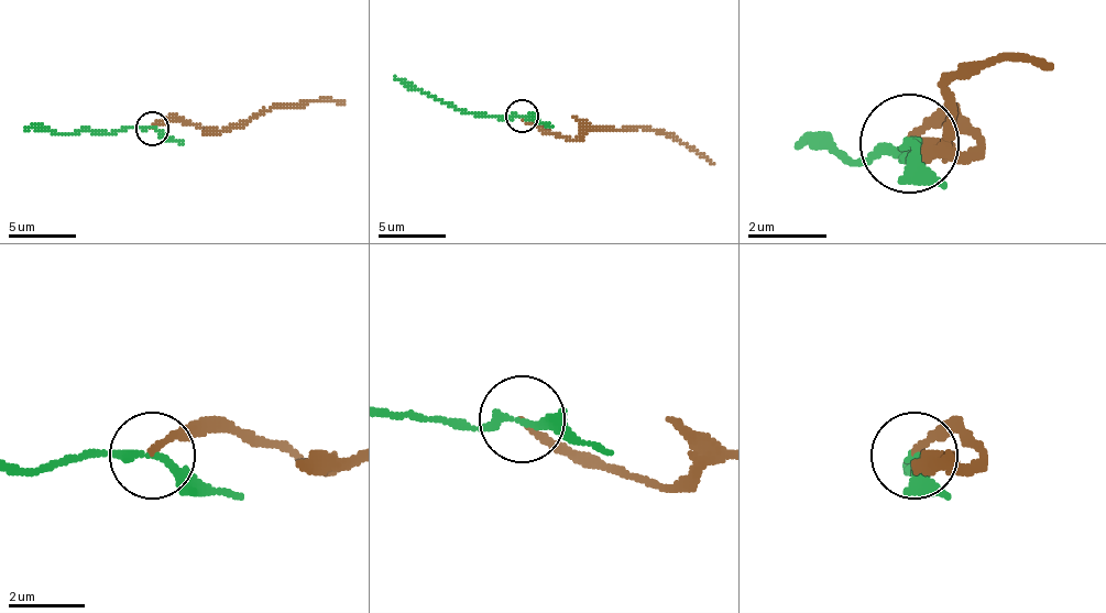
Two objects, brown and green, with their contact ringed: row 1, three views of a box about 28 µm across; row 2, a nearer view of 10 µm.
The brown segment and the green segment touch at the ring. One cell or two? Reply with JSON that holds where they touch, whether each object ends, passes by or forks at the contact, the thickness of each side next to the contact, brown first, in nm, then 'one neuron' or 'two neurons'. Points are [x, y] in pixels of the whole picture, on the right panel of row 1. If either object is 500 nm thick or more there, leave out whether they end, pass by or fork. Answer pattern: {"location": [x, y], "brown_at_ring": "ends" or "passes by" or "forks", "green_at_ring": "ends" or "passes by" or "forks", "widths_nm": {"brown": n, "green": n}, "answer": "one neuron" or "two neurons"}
{"location": [909, 143], "brown_at_ring": "ends", "green_at_ring": "passes by", "widths_nm": {"brown": 150, "green": 200}, "answer": "two neurons"}

